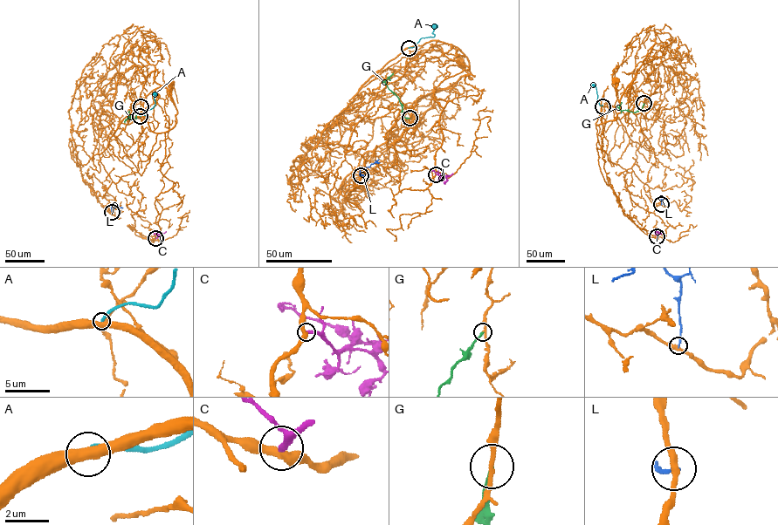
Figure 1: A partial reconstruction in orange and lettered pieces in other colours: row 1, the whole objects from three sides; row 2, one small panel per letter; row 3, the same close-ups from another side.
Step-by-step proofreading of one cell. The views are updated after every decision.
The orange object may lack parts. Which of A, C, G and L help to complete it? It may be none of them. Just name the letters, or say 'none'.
G

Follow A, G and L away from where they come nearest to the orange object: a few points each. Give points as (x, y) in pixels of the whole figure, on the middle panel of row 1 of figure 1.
A: (409, 48), (413, 47), (422, 37), (434, 36), (435, 23)
G: (409, 118), (402, 116), (398, 98), (386, 84), (388, 77), (389, 79)
L: (361, 175), (361, 169), (368, 167), (379, 160)

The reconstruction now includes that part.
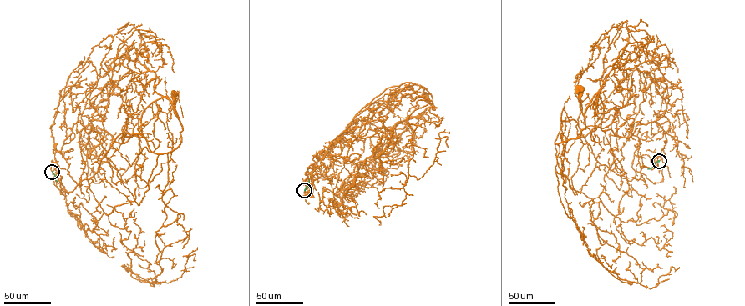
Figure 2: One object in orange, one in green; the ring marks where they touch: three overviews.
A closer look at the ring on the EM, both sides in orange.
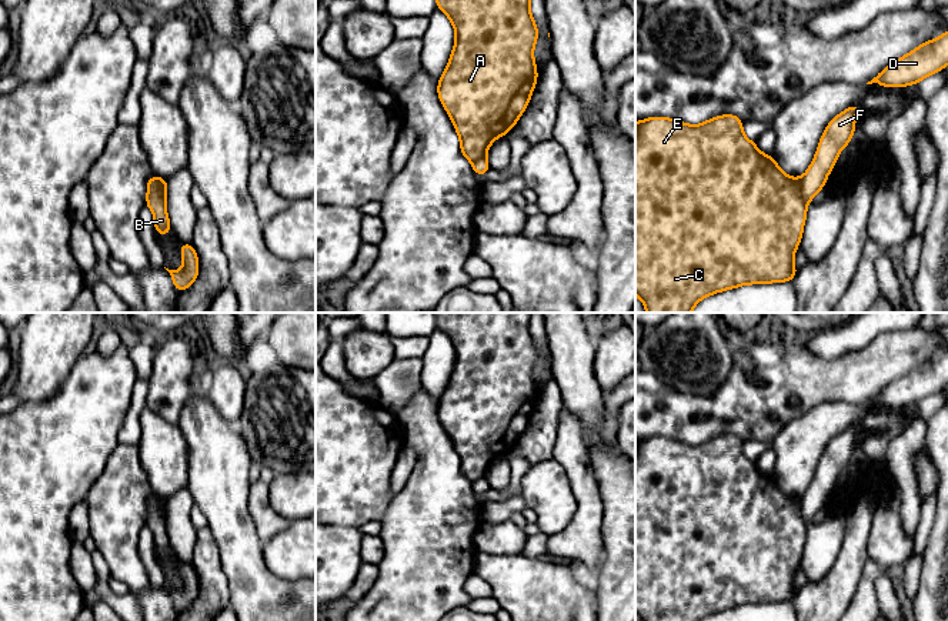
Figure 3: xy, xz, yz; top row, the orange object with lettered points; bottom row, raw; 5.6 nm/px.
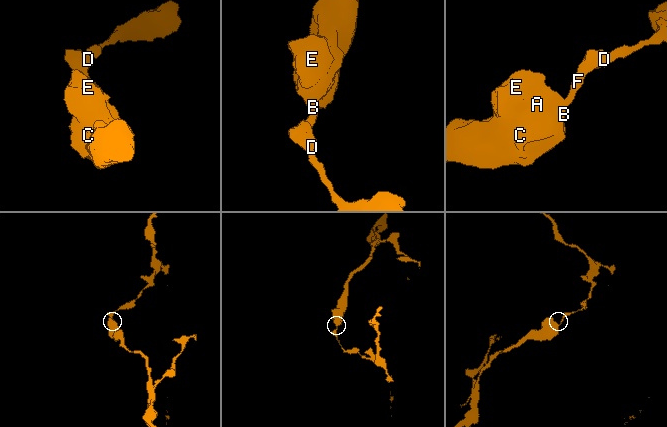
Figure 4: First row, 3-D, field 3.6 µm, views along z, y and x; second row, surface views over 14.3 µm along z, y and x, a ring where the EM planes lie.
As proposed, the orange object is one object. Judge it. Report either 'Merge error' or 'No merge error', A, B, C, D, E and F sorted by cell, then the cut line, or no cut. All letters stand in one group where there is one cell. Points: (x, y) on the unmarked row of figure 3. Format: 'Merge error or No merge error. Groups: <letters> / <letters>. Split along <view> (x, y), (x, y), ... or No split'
Merge error. Groups: A B C E / D F. Split along yz (800, 498), (800, 513), (807, 521)

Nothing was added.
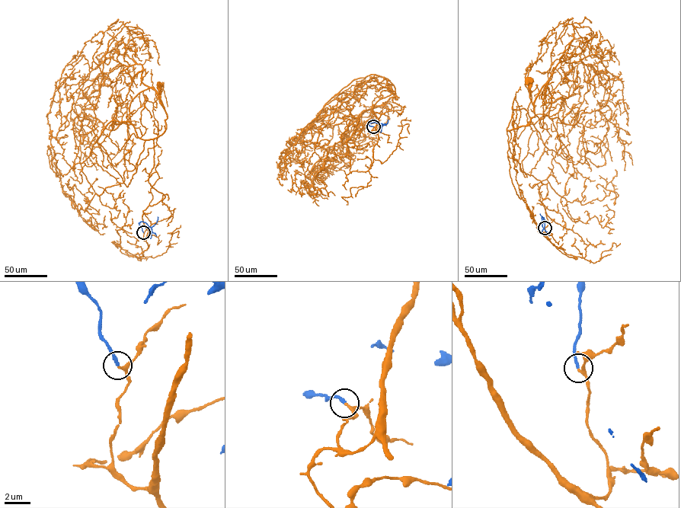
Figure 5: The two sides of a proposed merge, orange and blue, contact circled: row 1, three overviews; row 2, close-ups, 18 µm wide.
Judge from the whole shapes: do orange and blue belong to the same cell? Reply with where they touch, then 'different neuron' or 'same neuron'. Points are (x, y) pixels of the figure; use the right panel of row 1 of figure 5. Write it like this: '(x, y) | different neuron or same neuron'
(545, 228) | same neuron

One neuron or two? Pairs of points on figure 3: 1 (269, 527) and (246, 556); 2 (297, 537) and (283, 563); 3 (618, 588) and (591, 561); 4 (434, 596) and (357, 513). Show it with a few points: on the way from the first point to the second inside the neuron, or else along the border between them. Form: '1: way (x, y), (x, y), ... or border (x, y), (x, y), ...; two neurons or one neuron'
1: border (247, 507), (261, 543); two neurons
2: way (297, 543), (297, 548), (289, 557); one neuron
3: border (601, 524), (603, 558); two neurons
4: border (393, 497), (380, 521); two neurons

